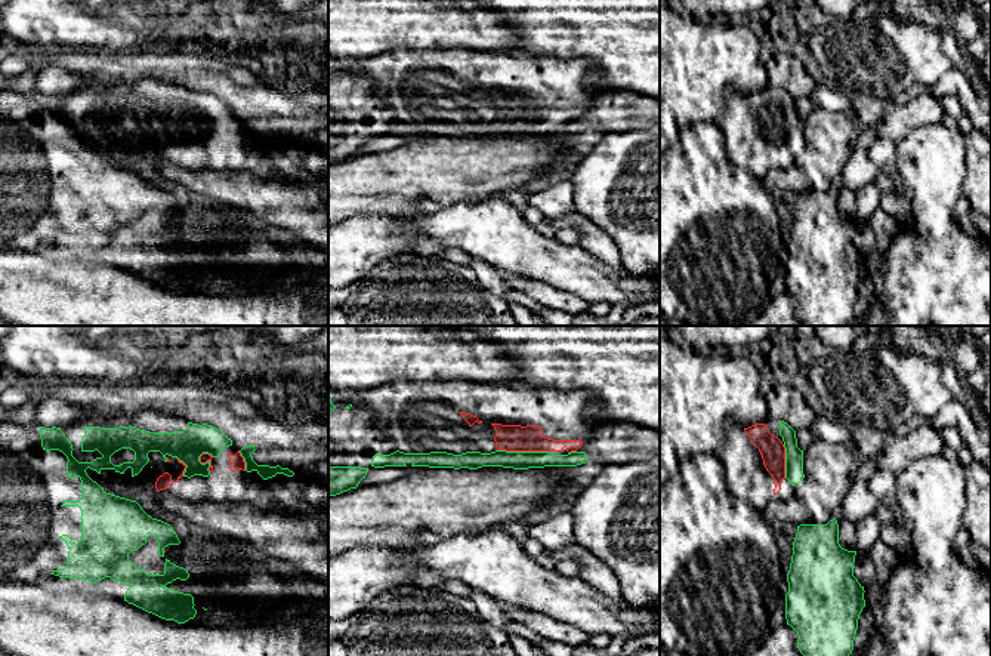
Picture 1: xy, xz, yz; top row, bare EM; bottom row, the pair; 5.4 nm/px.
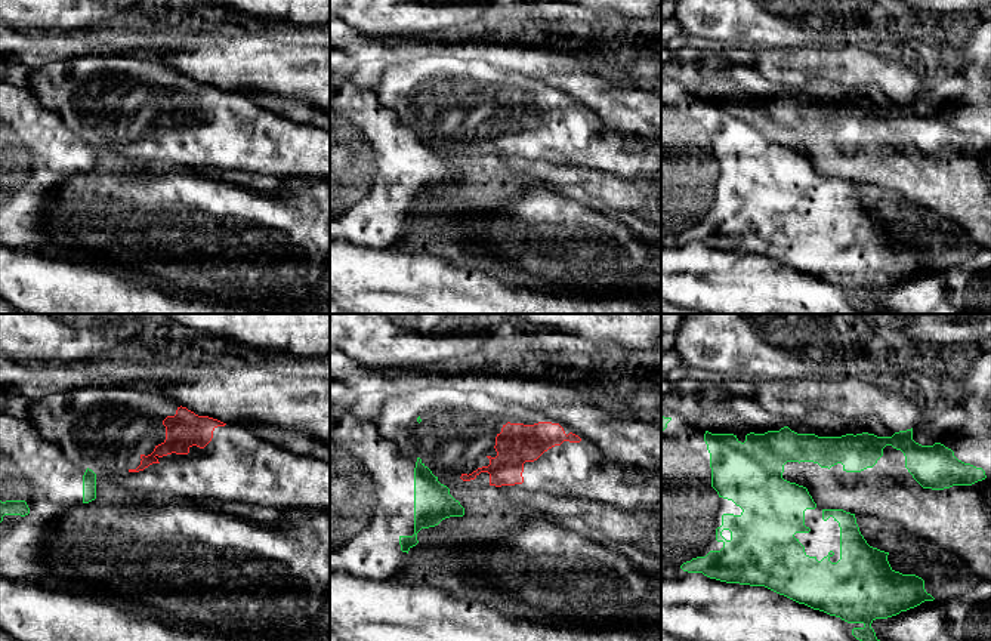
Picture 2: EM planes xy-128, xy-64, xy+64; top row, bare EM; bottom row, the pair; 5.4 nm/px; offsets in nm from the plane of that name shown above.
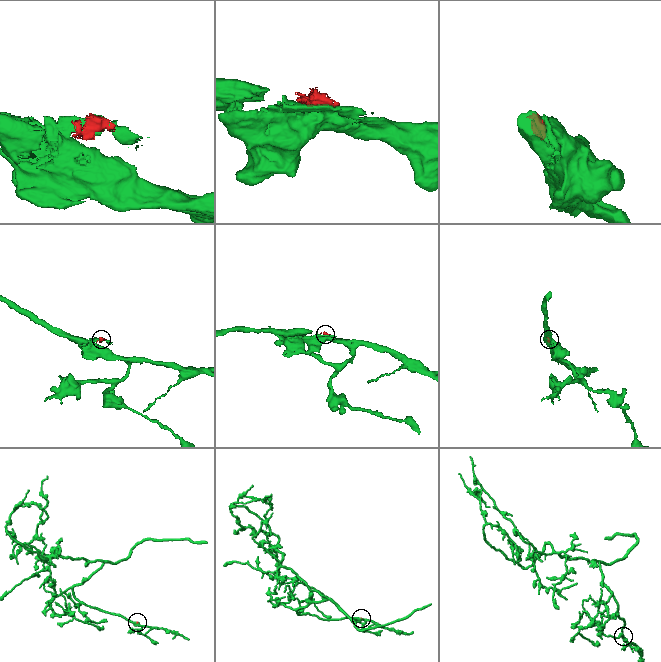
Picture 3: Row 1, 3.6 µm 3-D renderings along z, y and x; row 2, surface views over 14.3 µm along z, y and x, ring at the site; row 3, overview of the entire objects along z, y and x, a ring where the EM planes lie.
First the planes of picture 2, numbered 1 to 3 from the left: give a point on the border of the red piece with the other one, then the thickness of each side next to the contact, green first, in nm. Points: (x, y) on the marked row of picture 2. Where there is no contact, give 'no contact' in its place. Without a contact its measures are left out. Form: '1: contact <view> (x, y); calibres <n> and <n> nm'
1: no contact
2: no contact
3: no contact

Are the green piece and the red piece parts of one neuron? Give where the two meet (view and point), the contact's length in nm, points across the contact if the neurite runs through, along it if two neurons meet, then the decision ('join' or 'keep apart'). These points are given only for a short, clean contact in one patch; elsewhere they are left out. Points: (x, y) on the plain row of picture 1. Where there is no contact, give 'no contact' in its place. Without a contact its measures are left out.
xz (522, 120) | 280 nm | keep apart

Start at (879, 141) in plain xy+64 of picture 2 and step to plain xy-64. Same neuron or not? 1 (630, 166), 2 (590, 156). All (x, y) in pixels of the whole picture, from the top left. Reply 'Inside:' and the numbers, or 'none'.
Inside: none

